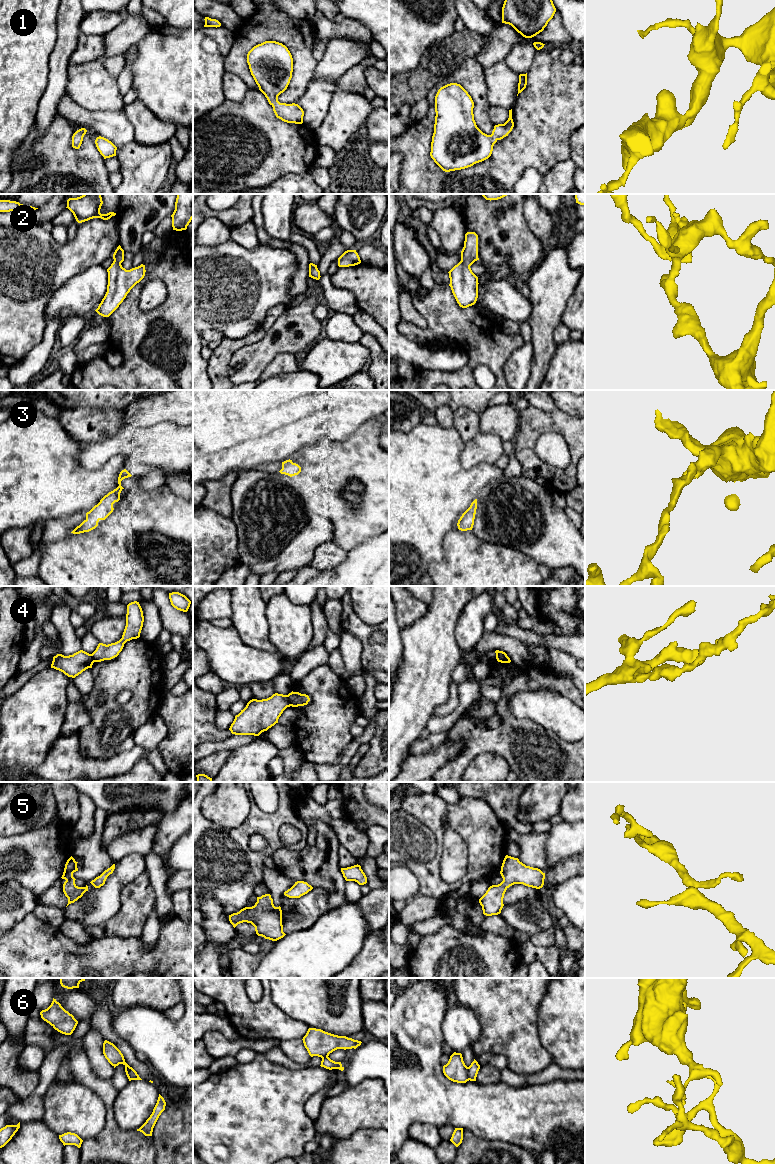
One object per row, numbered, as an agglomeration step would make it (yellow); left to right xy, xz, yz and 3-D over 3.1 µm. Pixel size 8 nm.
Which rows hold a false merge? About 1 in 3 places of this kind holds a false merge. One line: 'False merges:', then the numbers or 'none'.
False merges: 4, 6

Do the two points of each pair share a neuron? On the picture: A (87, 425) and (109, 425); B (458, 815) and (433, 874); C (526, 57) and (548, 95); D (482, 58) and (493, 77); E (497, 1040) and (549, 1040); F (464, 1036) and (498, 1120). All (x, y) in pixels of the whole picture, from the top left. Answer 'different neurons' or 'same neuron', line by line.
A: same neuron
B: same neuron
C: different neurons
D: different neurons
E: different neurons
F: different neurons

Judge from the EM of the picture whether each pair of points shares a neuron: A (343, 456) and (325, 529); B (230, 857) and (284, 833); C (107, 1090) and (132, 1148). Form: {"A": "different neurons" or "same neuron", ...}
{"A": "different neurons", "B": "different neurons", "C": "same neuron"}

